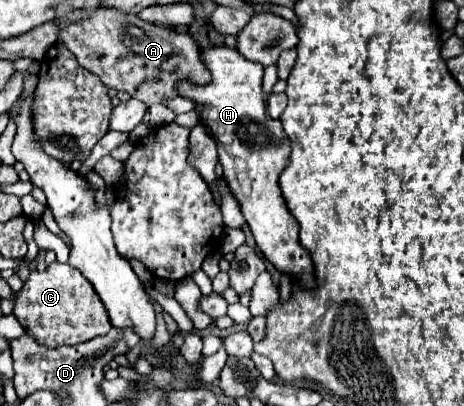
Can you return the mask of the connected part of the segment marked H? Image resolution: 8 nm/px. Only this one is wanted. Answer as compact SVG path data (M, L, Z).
M225 45L203 49L201 61L211 73L211 83L195 85L185 79L177 83L177 93L197 105L195 111L199 113L201 125L213 133L211 137L217 141L223 177L239 199L259 251L279 271L299 277L299 283L305 287L313 287L313 263L309 251L299 245L299 223L291 215L279 189L279 175L289 159L289 139L285 137L281 123L267 113L267 95L261 89L263 67L247 61L237 49Z

